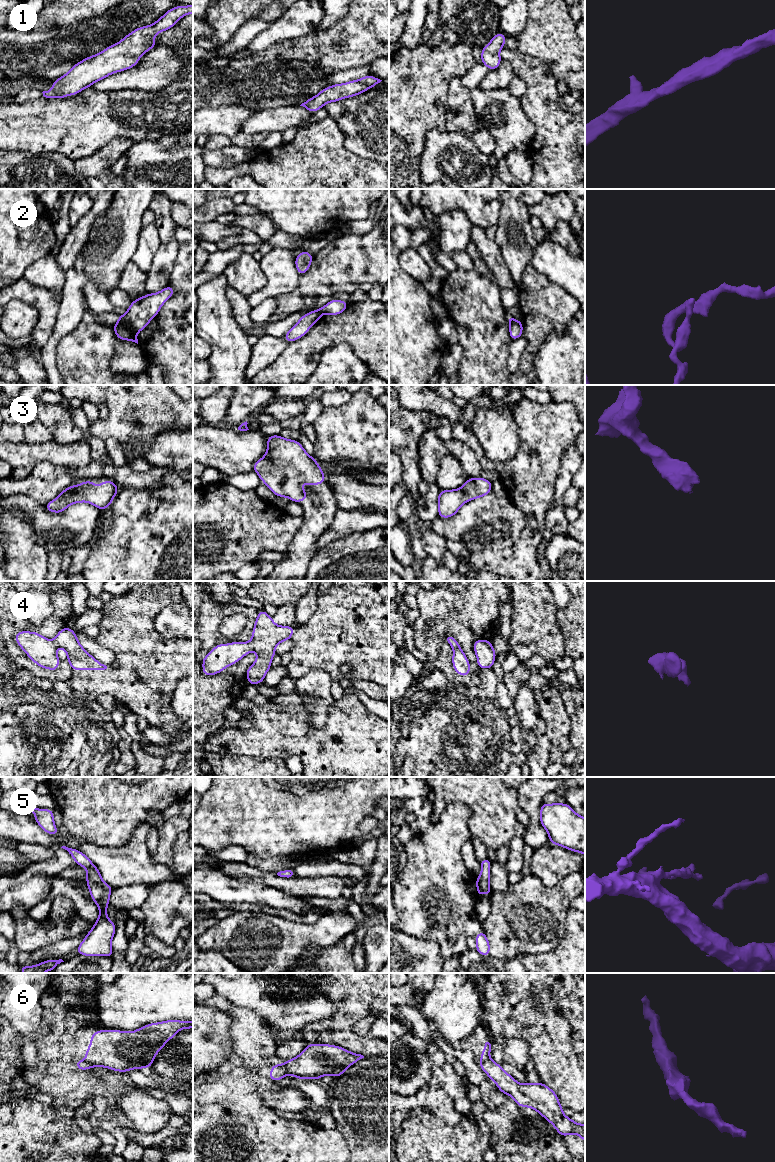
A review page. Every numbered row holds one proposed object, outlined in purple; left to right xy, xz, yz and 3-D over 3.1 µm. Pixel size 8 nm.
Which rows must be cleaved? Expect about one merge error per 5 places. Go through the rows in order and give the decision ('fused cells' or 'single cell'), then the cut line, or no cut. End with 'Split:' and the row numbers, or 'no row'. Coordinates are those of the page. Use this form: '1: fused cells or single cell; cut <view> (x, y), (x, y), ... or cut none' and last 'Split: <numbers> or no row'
1: single cell; cut none
2: fused cells; cut xy (117, 322), (126, 328), (130, 339)
3: single cell; cut none
4: single cell; cut none
5: single cell; cut none
6: fused cells; cut xz (282, 1065), (287, 1074)
Split: 2, 6

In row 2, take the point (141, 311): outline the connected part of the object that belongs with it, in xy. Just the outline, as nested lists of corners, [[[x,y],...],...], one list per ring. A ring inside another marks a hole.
[[[168,285],[158,293],[146,294],[133,300],[126,313],[119,316],[117,323],[127,328],[132,342],[138,344],[137,333],[147,327],[174,292],[174,288]]]

